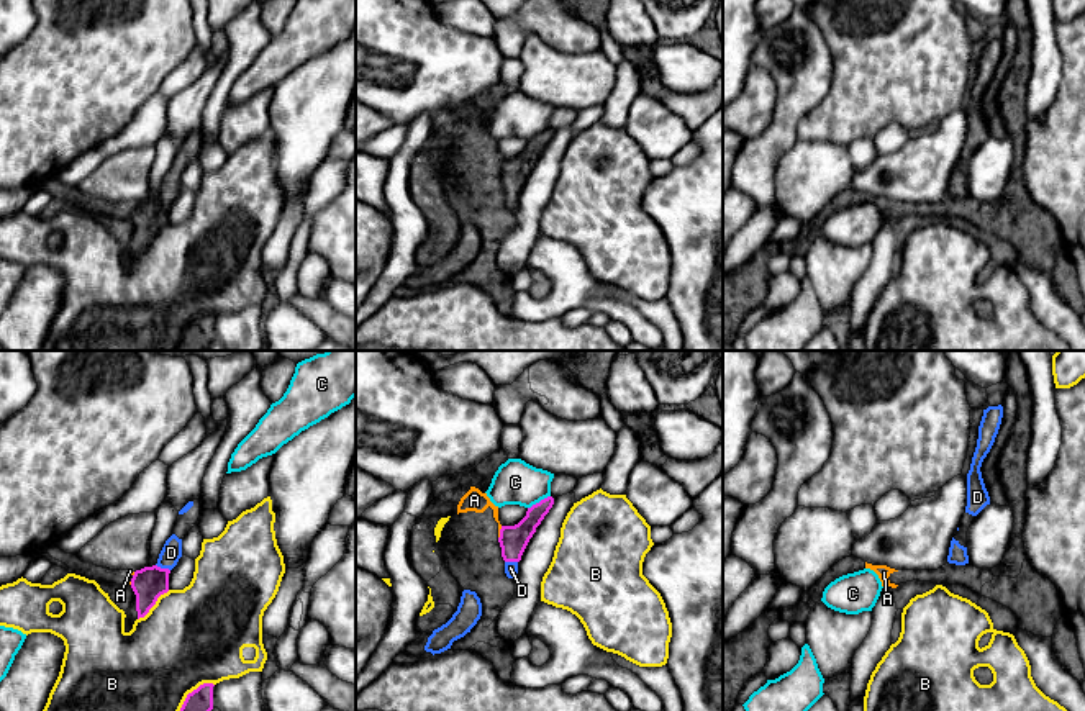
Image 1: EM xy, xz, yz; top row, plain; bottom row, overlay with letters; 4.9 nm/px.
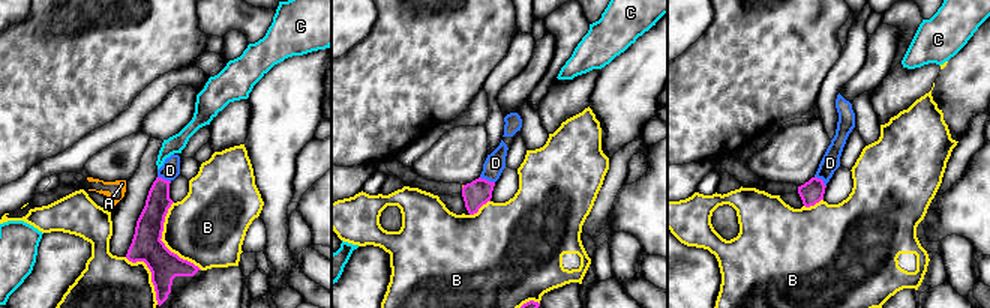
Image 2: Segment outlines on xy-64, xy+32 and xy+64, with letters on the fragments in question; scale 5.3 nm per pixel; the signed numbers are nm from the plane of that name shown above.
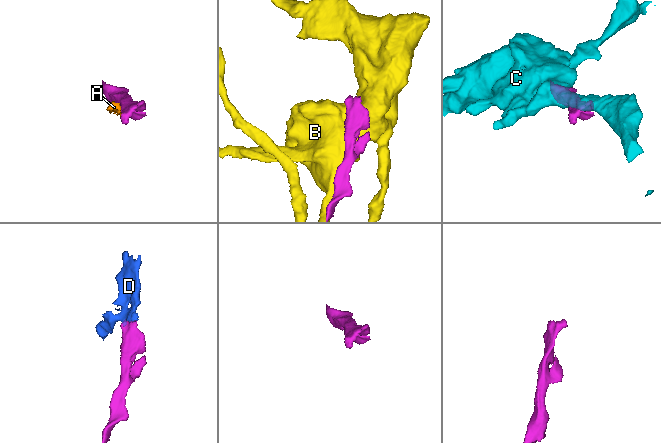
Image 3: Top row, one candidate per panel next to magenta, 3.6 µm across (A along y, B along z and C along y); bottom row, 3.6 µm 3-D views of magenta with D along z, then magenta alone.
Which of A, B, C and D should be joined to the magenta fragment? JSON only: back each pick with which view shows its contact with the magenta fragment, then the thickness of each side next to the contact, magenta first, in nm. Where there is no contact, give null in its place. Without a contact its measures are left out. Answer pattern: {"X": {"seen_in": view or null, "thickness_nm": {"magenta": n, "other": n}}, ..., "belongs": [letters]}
{"D": {"seen_in": "xy", "thickness_nm": {"magenta": 160, "other": 100}}, "belongs": ["D"]}

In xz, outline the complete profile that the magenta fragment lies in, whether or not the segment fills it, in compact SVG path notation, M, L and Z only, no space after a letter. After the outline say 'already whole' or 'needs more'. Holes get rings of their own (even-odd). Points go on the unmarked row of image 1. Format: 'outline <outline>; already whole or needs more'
outline M547 129L539 136L528 141L526 149L515 159L502 159L500 162L500 180L502 190L505 193L505 206L508 211L515 211L518 206L518 195L536 165L536 161L541 157L544 149L554 138L554 131Z; needs more

